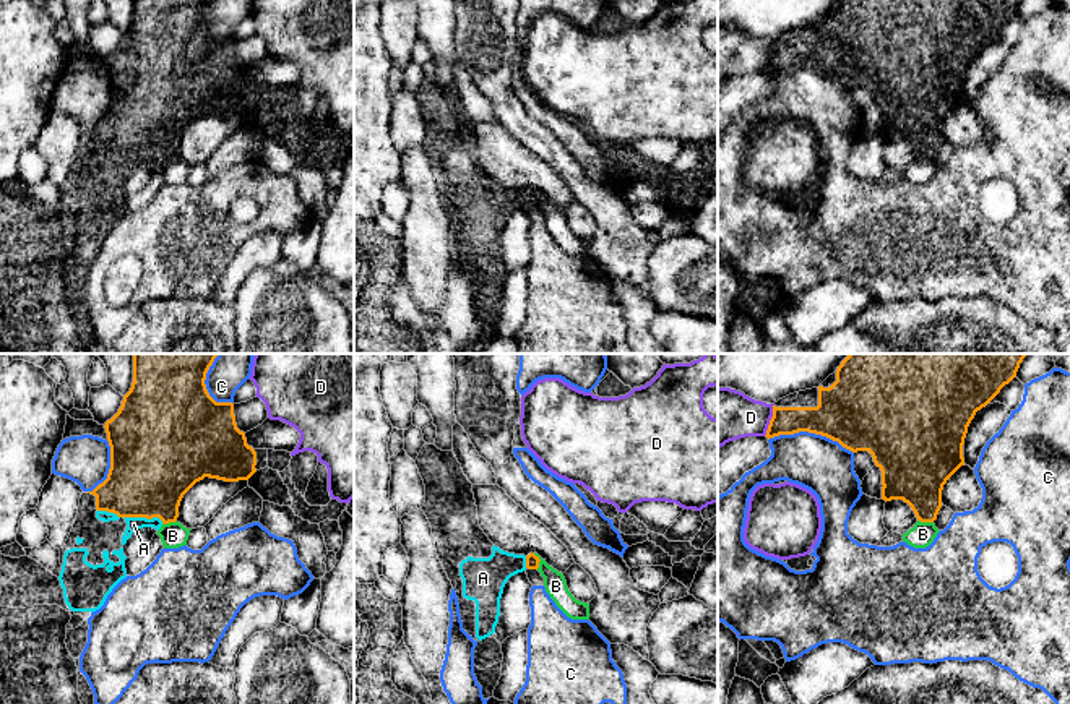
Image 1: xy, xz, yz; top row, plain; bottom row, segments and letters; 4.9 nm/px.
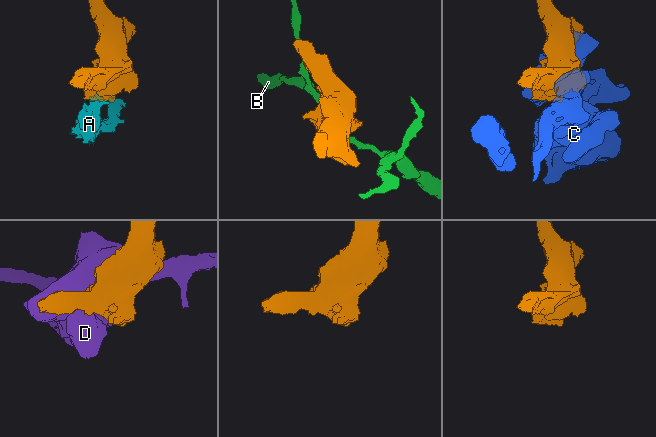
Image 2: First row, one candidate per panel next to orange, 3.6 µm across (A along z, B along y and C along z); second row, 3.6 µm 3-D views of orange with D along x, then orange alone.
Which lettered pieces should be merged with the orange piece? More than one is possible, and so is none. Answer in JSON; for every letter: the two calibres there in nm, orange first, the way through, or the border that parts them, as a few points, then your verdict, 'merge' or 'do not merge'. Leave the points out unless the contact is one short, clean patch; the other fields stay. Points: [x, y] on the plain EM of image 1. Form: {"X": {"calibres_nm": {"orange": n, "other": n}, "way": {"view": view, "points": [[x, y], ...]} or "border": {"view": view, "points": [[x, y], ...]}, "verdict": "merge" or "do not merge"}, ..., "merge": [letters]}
{"A": {"calibres_nm": {"orange": 420, "other": 70}, "way": {"view": "xy", "points": [[151, 104], [143, 153], [133, 161]]}, "verdict": "merge"}, "B": {"calibres_nm": {"orange": 60, "other": 110}, "border": {"view": "xz", "points": [[533, 190], [539, 197], [538, 205]]}, "verdict": "do not merge"}, "C": {"calibres_nm": {"orange": 360, "other": 280}, "verdict": "do not merge"}, "D": {"calibres_nm": {"orange": 140, "other": 280}, "verdict": "do not merge"}, "merge": ["A"]}

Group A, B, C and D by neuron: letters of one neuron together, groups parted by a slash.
A / B / C / D

